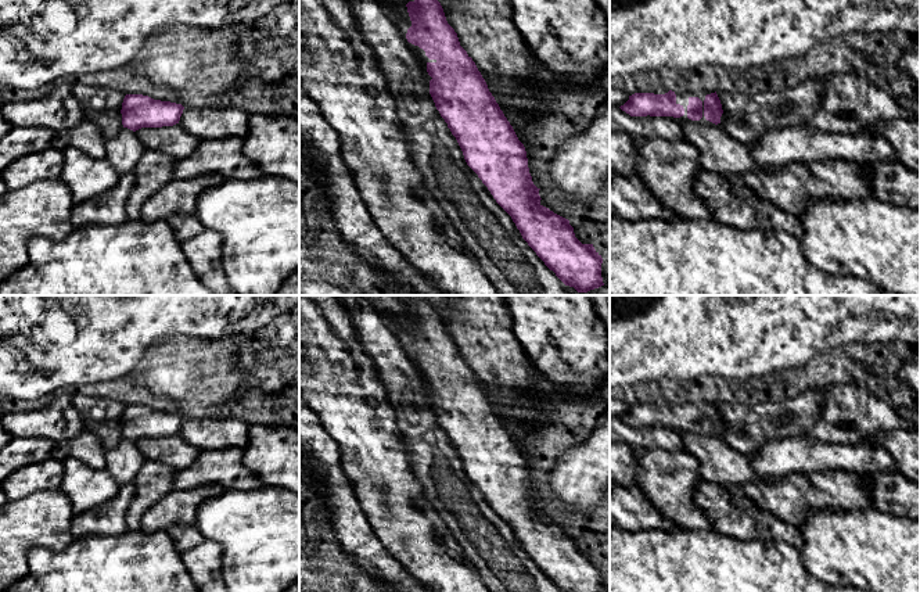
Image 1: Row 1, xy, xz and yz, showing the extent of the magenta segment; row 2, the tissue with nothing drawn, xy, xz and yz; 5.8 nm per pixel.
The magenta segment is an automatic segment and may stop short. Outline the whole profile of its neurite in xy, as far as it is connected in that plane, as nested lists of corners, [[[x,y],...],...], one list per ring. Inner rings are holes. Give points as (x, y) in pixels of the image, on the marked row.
[[[126,94],[122,103],[122,125],[133,132],[141,128],[162,128],[179,123],[182,104],[154,100],[143,94]]]

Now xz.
[[[414,0],[409,1],[406,7],[412,21],[406,39],[409,43],[423,49],[425,55],[431,60],[427,62],[427,72],[432,78],[430,80],[430,94],[441,116],[445,119],[452,134],[456,137],[467,165],[478,175],[496,202],[511,216],[528,245],[565,286],[574,287],[578,293],[587,293],[604,286],[601,277],[603,258],[594,250],[593,244],[582,244],[575,237],[574,227],[569,225],[568,219],[554,214],[540,204],[540,189],[538,189],[532,182],[525,147],[518,140],[513,126],[489,92],[488,85],[475,62],[460,46],[457,33],[448,24],[441,3],[438,0]]]

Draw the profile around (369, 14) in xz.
[[[345,0],[364,42],[373,51],[396,103],[402,125],[410,132],[412,158],[446,216],[477,258],[484,275],[502,295],[569,295],[568,287],[550,270],[522,238],[511,216],[496,202],[478,175],[467,165],[463,151],[430,94],[431,76],[423,53],[406,39],[406,31],[377,0]]]

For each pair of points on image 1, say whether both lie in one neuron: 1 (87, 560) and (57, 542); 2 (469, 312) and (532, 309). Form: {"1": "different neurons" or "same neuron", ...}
{"1": "different neurons", "2": "different neurons"}

